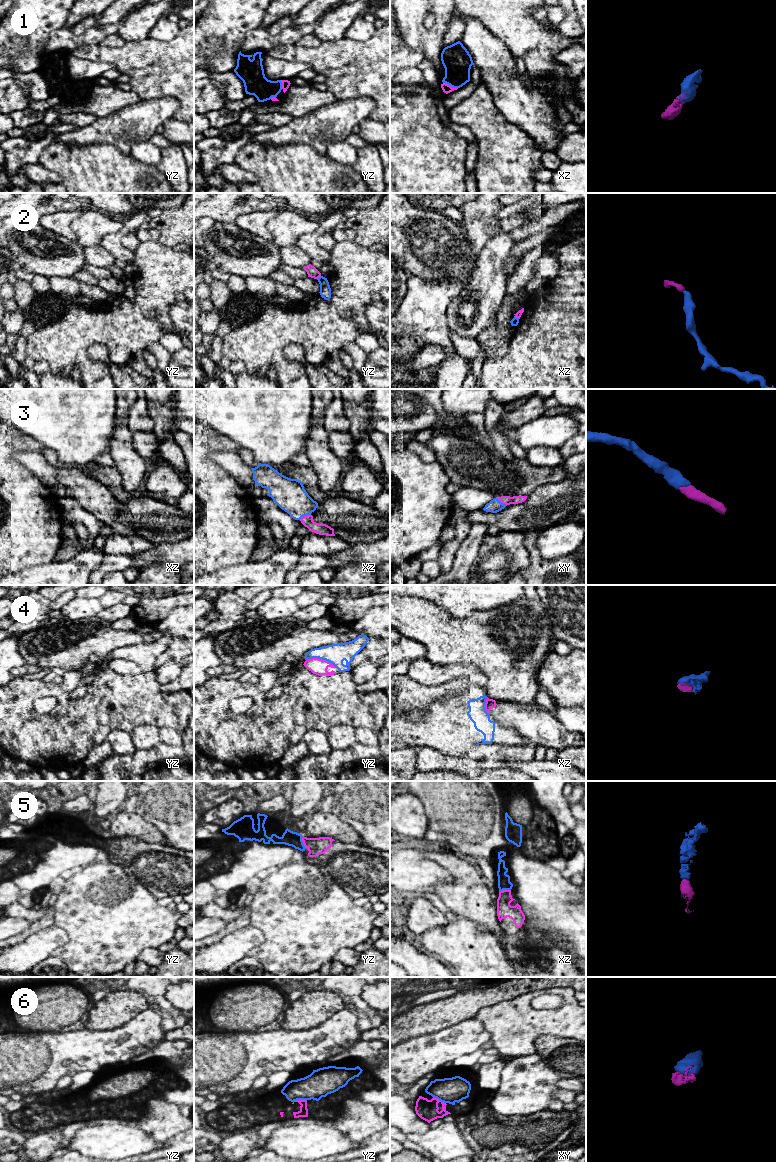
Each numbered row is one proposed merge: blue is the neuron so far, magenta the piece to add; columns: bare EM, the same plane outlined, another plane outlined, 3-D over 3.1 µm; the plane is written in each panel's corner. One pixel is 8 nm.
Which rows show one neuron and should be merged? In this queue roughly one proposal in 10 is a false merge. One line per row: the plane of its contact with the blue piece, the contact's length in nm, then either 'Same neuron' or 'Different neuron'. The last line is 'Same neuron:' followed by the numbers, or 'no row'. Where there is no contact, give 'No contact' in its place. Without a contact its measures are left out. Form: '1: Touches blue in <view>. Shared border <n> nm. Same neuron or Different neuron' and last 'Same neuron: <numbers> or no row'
1: Touches blue in xz. Shared border 130 nm. Same neuron
2: Touches blue in yz. Shared border 50 nm. Different neuron
3: Touches blue in xz. Shared border 100 nm. Same neuron
4: Touches blue in yz. Shared border 240 nm. Different neuron
5: Touches blue in xz. Shared border 100 nm. Same neuron
6: Touches blue in yz. Shared border 110 nm. Same neuron
Same neuron: 1, 3, 5, 6

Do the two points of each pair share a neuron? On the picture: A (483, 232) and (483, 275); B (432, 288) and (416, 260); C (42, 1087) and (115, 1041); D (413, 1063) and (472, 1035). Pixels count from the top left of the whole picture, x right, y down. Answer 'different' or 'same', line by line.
A: different
B: different
C: same
D: same

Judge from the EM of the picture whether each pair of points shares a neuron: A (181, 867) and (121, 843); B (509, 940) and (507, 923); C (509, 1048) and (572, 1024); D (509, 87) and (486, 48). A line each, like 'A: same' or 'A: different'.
A: same
B: same
C: same
D: same

